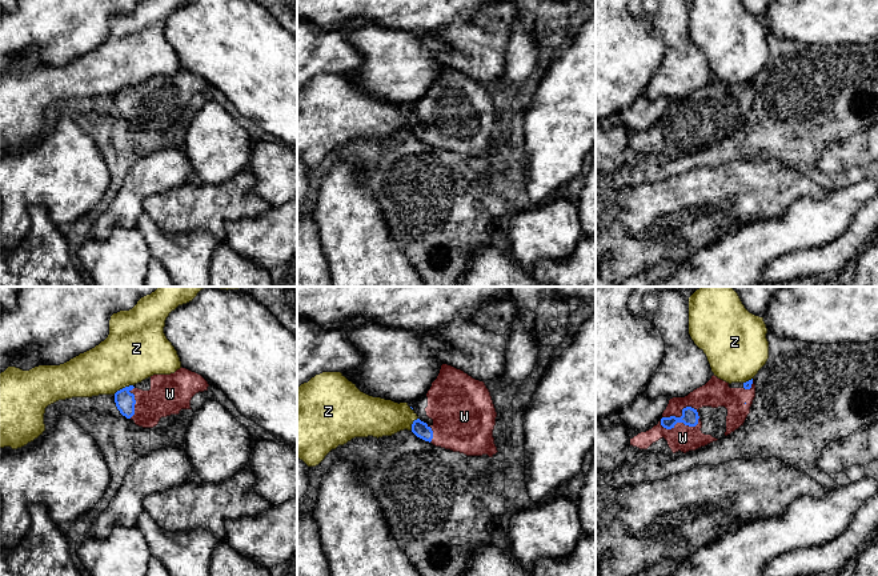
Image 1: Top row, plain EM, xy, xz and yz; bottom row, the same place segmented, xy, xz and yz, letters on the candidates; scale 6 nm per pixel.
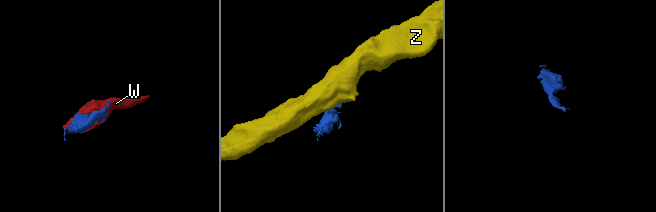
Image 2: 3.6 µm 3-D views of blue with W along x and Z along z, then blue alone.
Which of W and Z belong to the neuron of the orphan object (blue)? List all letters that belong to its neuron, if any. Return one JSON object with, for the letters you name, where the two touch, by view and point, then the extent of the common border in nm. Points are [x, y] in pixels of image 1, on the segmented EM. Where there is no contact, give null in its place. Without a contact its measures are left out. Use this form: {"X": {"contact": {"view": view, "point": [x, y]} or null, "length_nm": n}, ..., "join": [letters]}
{"W": {"contact": {"view": "yz", "point": [678, 418]}, "length_nm": 260}, "join": ["W"]}

